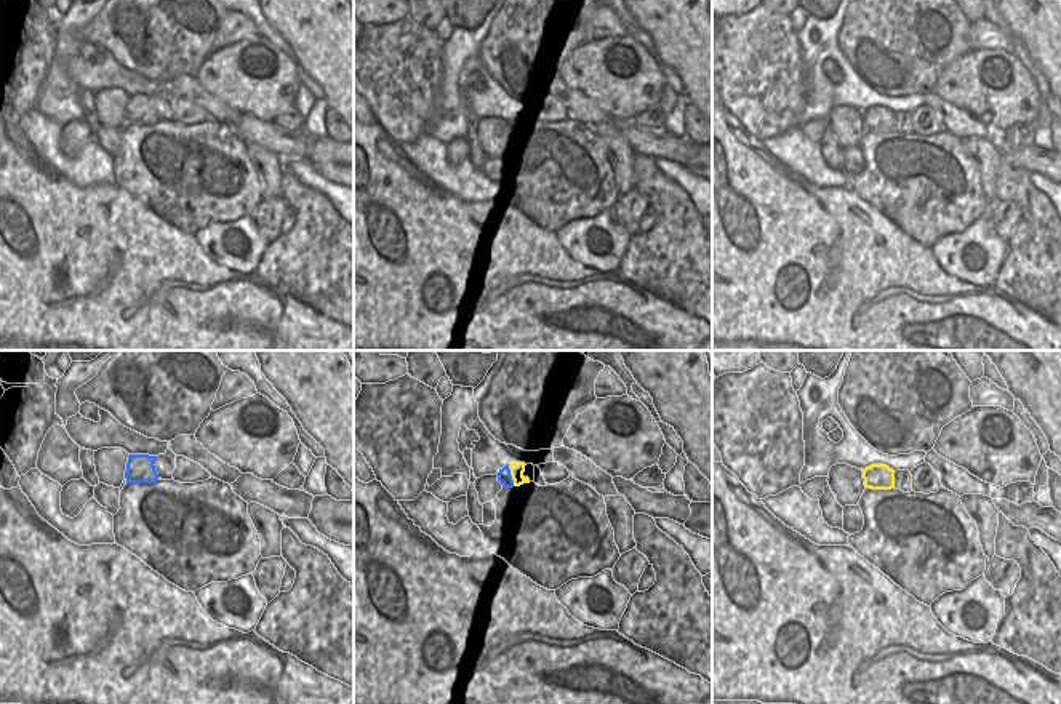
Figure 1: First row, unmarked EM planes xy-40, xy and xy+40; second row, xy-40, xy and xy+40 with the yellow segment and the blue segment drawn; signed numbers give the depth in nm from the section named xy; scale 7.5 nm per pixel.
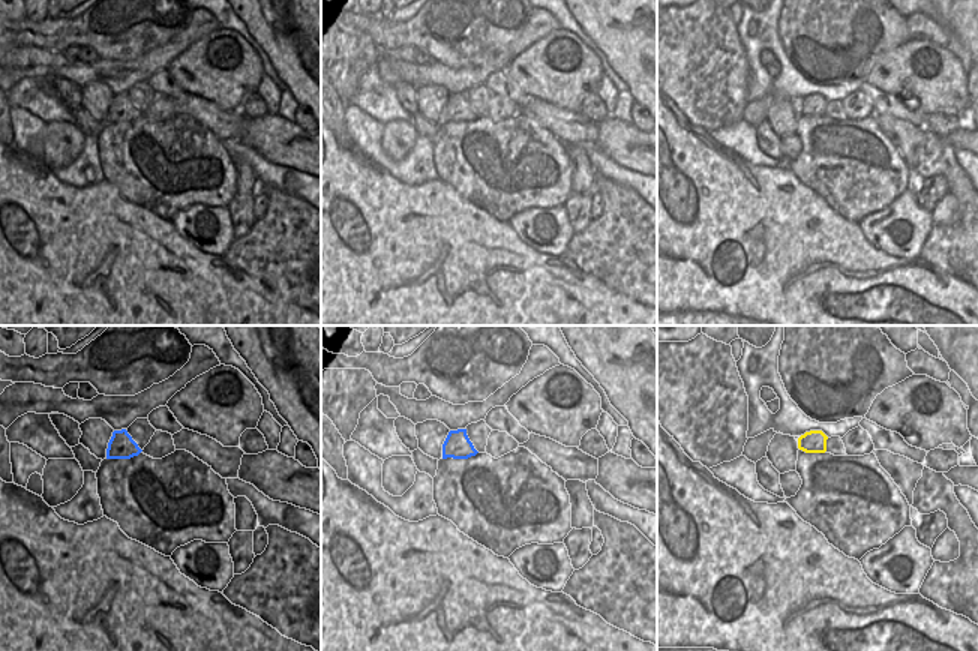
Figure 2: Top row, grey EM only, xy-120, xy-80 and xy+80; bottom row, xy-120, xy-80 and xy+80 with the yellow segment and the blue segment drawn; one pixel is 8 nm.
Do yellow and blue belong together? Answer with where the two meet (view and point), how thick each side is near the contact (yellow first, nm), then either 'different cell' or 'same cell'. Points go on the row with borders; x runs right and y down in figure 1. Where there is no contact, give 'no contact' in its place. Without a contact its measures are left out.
contact xy (511, 474); calibres 110 and 110 nm; same cell

